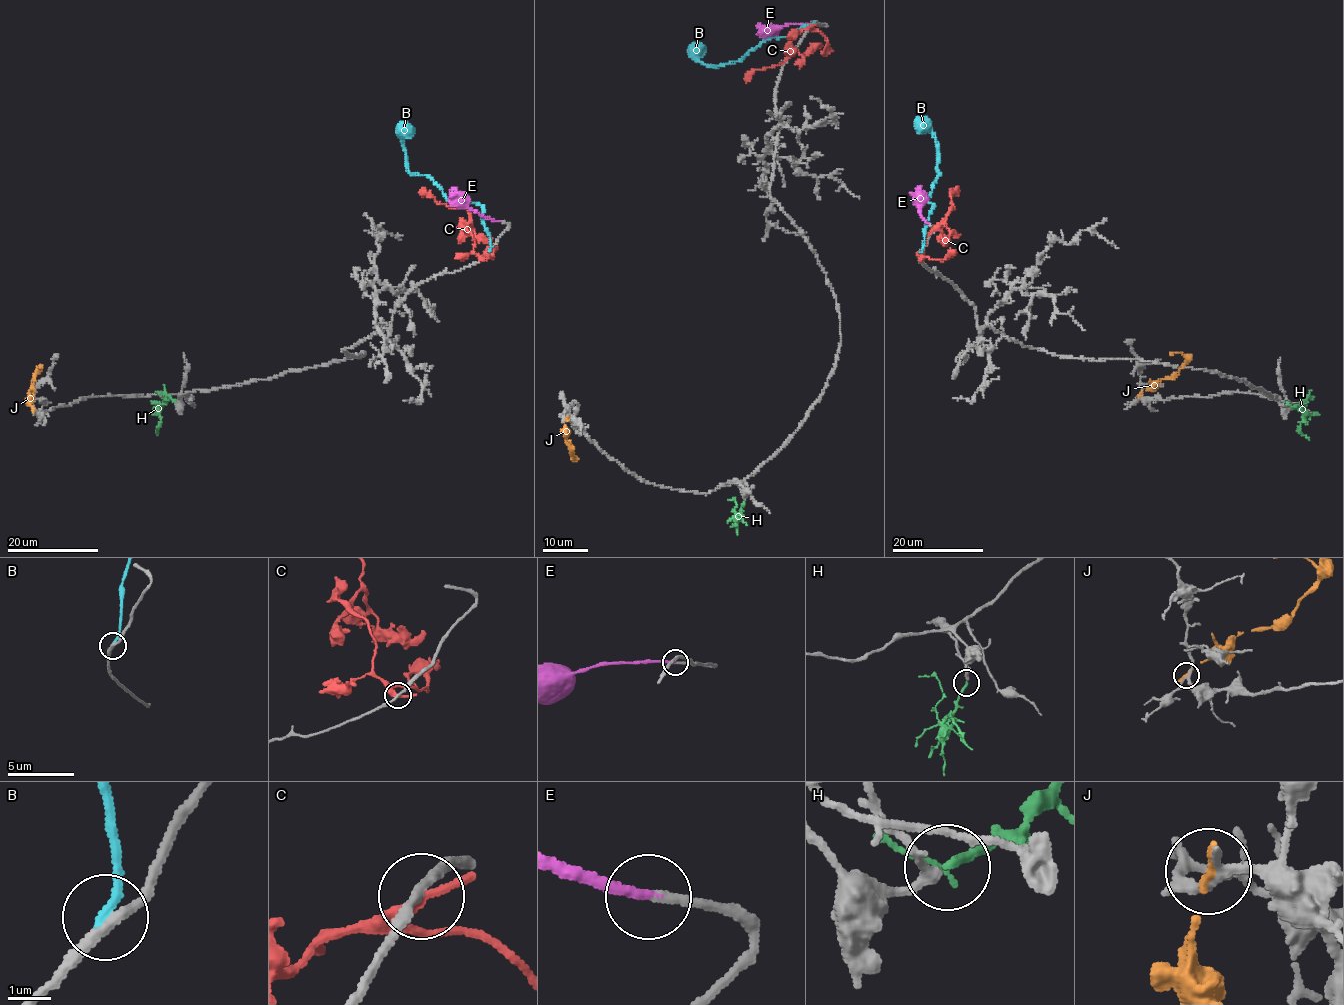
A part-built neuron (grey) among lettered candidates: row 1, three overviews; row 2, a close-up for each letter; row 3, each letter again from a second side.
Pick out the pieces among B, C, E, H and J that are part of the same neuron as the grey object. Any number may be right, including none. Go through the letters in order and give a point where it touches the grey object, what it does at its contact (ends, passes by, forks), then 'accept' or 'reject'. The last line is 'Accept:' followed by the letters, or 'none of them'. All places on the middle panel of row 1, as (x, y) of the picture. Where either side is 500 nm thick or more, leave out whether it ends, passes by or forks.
B: (814, 23) | it ends | reject
C: (810, 26) | it forks | reject
E: (813, 24) | it ends | accept
H: (744, 501) | it ends | accept
J: (567, 419) | it ends | reject
Accept: E, H

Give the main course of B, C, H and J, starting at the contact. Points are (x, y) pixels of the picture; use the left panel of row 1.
B: (489, 250), (484, 208), (473, 202), (451, 201), (428, 175), (407, 170), (401, 134), (409, 125)
C: (482, 258), (474, 251), (474, 239), (465, 228), (468, 211), (439, 203), (418, 191)
H: (176, 401), (169, 398), (158, 411), (158, 434)
J: (33, 410), (28, 393), (40, 367)

